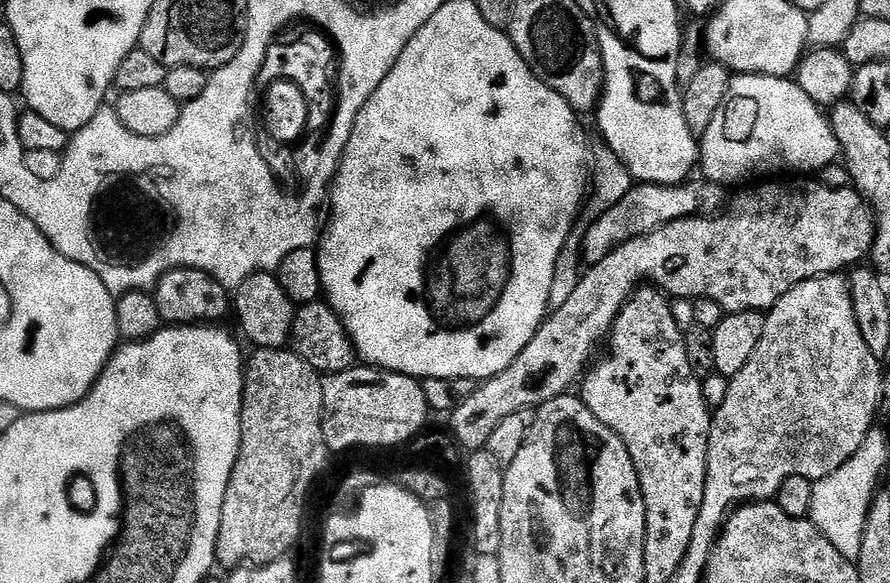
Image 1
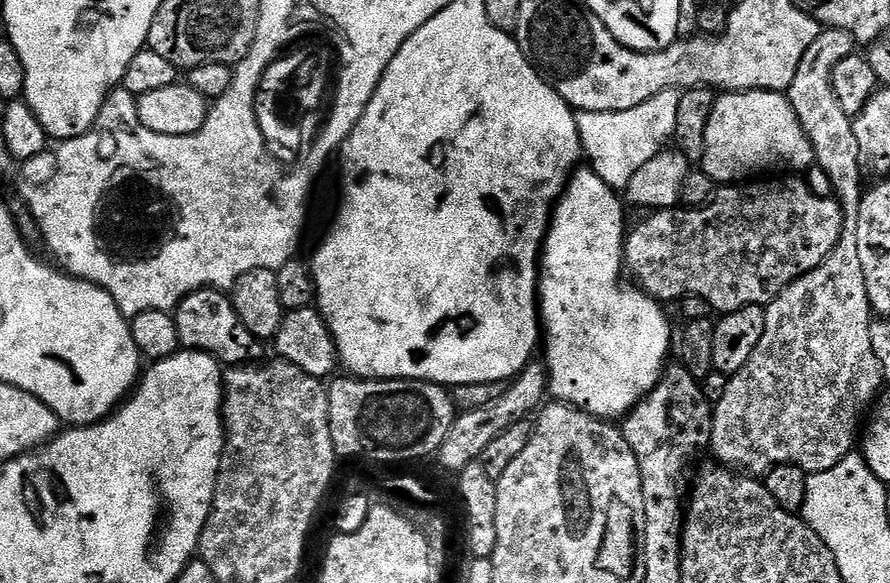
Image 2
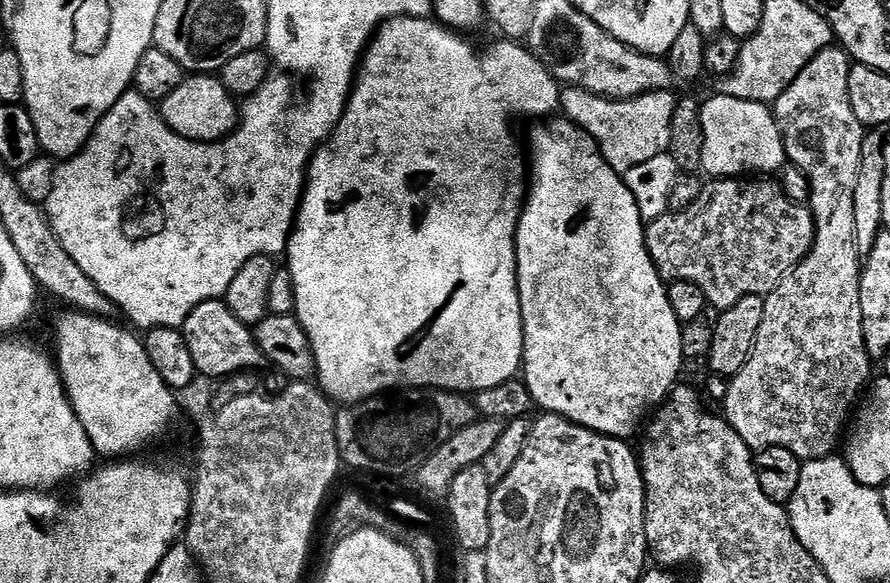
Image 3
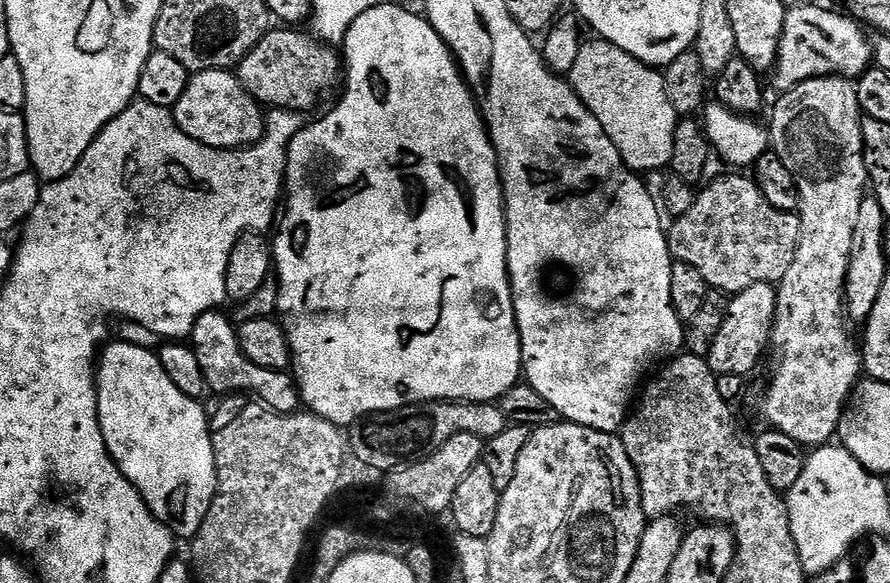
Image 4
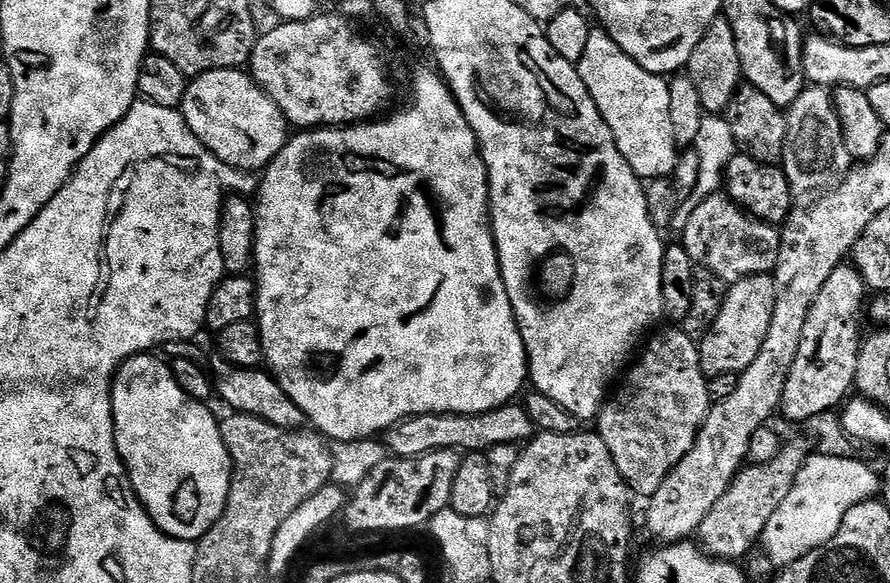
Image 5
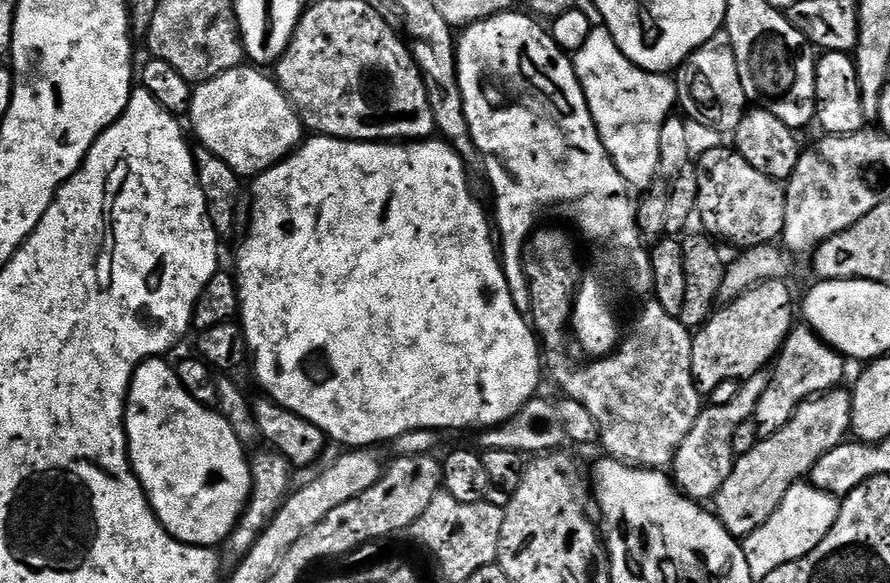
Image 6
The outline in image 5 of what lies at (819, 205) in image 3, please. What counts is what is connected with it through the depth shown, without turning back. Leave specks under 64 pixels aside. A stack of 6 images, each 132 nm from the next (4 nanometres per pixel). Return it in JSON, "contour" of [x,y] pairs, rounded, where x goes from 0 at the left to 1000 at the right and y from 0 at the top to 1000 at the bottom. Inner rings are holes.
{"contour":[[[904,149],[903,160],[883,189],[883,244],[879,290],[896,338],[920,338],[940,322],[957,293],[960,276],[946,237],[946,216],[939,194],[939,173],[931,153]]]}

